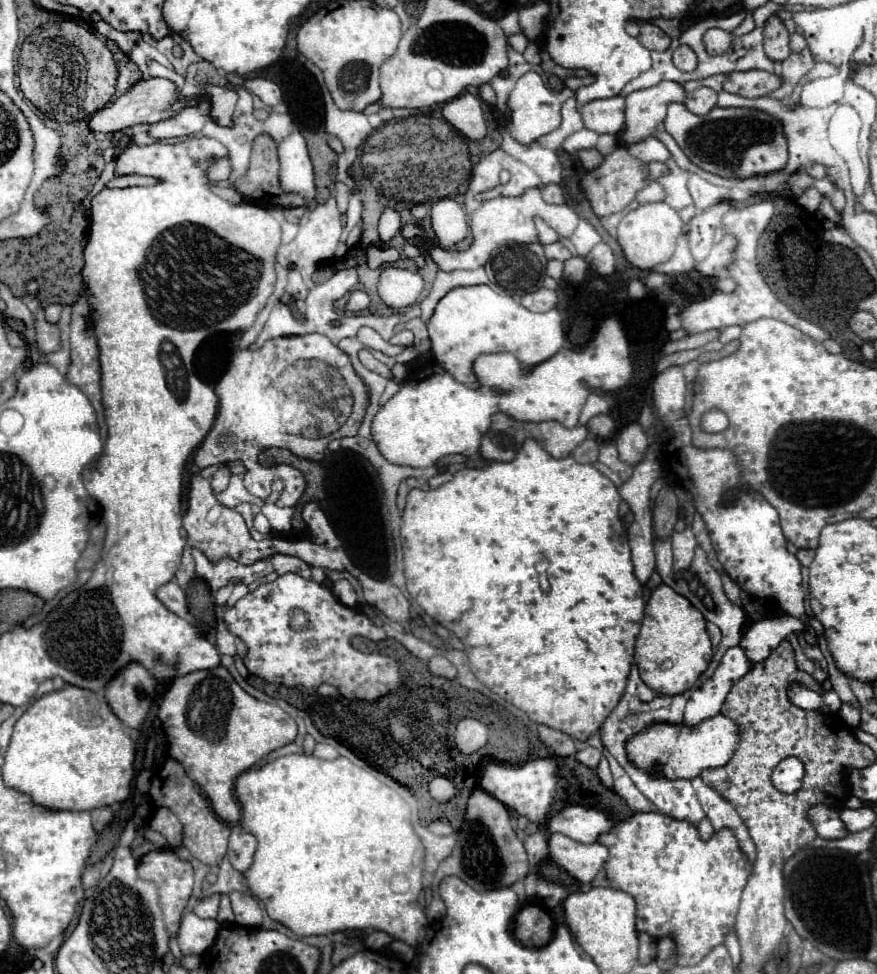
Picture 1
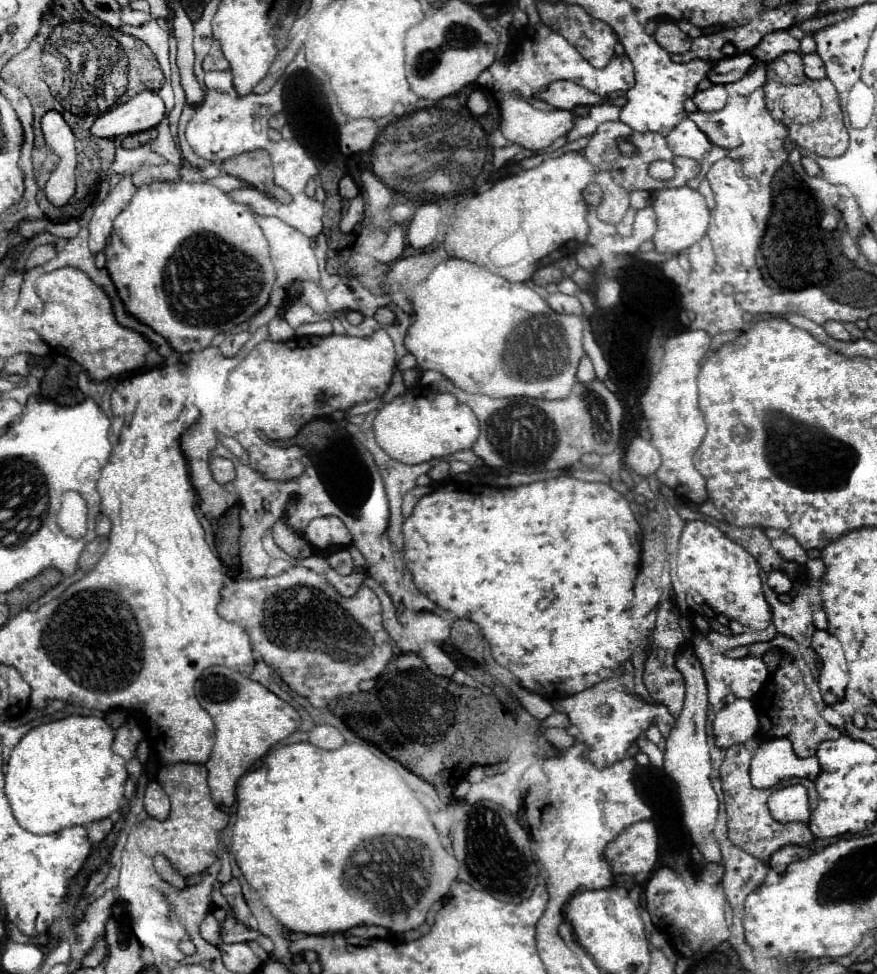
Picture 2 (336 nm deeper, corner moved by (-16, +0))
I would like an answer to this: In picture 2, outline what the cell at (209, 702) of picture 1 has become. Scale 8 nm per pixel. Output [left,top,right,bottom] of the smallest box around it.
[196,667,302,807]

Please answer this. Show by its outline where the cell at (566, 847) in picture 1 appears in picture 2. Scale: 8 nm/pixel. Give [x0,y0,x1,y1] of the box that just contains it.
[604,821,658,874]

